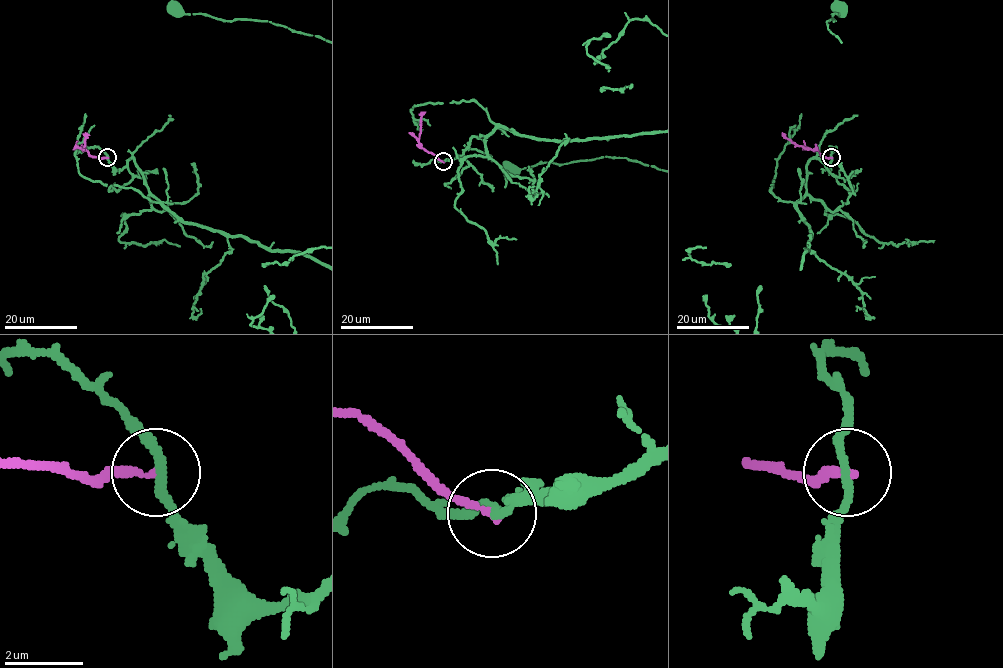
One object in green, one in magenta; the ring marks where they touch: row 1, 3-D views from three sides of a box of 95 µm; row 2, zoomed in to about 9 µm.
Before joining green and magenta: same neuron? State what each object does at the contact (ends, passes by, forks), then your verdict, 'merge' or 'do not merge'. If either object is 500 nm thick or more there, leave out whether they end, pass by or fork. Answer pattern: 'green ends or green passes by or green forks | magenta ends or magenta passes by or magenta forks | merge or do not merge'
green passes by | magenta ends | do not merge

